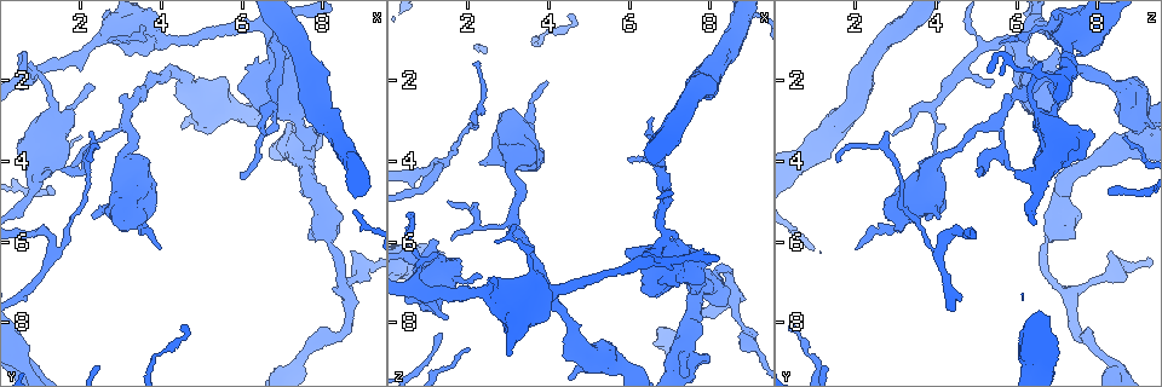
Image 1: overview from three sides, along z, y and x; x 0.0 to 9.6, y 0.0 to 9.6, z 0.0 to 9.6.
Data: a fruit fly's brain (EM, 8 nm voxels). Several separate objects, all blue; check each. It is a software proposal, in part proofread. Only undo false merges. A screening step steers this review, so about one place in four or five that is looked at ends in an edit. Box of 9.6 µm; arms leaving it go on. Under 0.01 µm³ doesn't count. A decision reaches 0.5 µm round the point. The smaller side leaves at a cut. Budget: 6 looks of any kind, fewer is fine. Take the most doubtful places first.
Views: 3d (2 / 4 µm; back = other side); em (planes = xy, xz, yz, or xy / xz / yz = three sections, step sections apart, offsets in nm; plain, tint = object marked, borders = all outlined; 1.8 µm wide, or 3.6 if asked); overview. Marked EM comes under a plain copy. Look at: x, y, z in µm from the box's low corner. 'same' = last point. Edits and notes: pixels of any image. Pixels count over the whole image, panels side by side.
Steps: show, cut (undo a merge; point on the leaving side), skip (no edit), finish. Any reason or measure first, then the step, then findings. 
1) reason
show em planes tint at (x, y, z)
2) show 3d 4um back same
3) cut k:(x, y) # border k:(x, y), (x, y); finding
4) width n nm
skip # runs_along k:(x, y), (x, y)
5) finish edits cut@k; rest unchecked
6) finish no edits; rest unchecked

calibre changes
show em planes tint at (7.20, 3.75, 8.85)

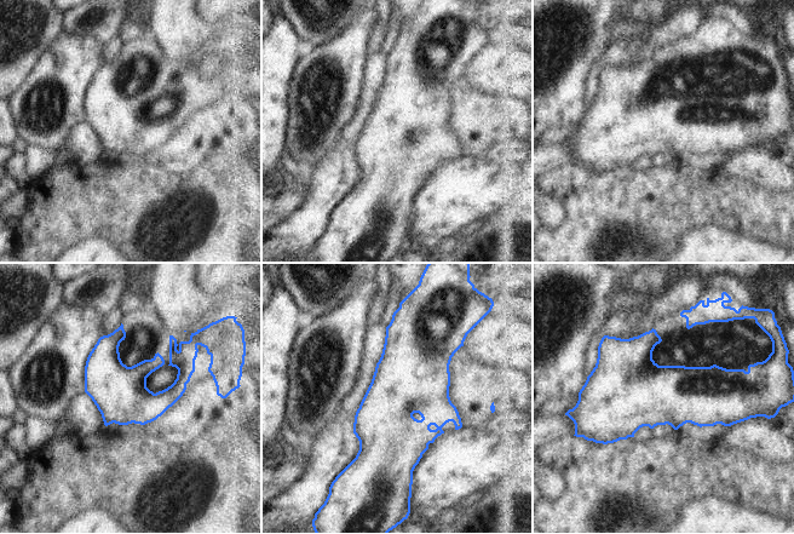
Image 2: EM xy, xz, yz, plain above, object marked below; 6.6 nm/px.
skip # continuous, no second neuron

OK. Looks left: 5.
thick turns thin
show 3d 4um at (2.80, 5.10, 3.65)

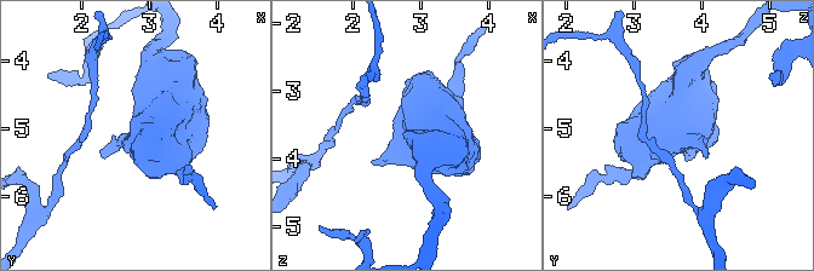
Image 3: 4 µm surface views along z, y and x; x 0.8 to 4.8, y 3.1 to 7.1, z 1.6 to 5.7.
show em 3.6um planes borders at (2.80, 5.20, 3.70)

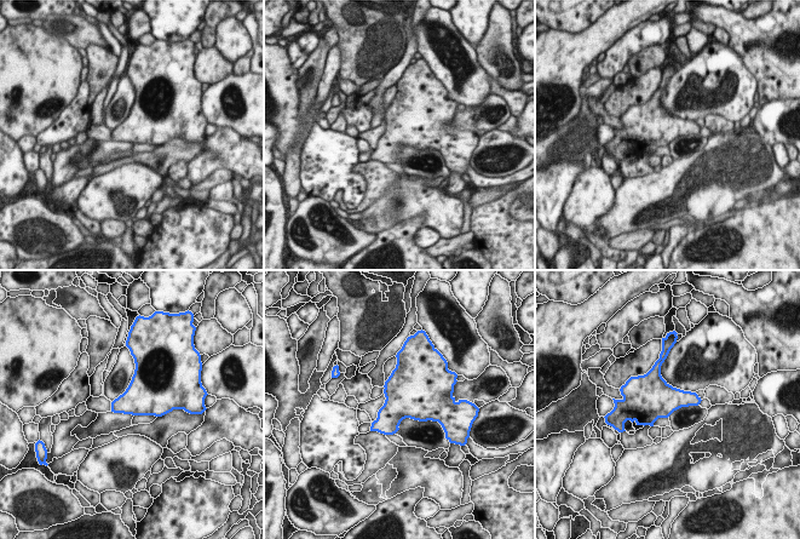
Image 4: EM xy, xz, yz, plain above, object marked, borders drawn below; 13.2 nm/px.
width 420 nm
skip # continuous, no second neuron

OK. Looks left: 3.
sharp bend
show 3d 2um at (8.65, 8.15, 7.40)

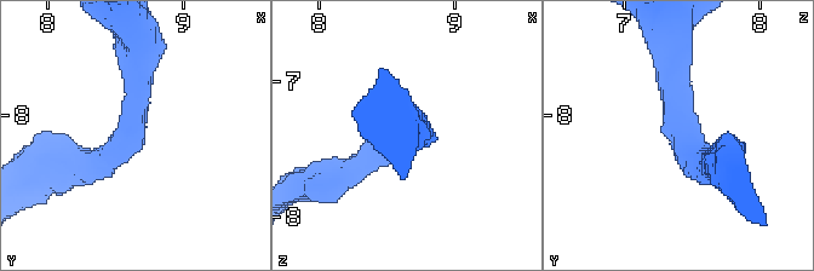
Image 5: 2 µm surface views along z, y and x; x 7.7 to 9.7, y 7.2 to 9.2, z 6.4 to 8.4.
arm_widths 280, 300 nm
show em planes tint at (8.62, 8.14, 7.40)

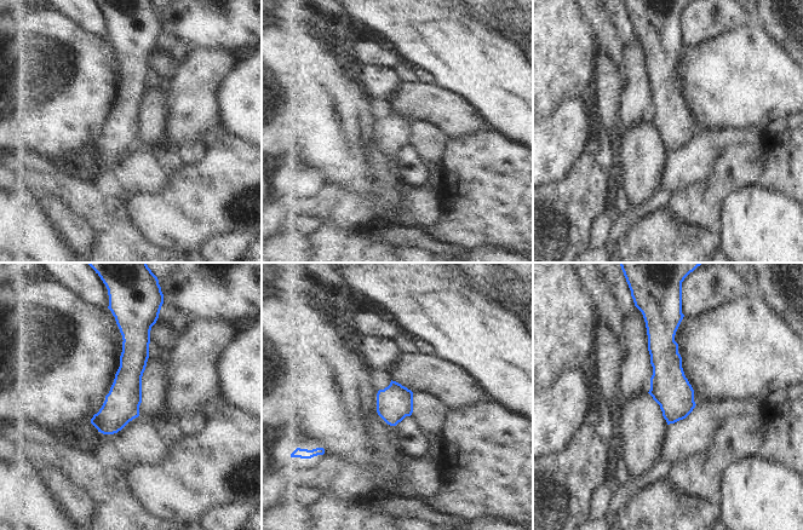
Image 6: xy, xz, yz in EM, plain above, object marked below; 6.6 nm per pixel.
width 240 nm
skip # runs_along 6:(132, 326), (125, 397), (105, 431); all the same neuron

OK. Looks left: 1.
finish no edits; rest unchecked

